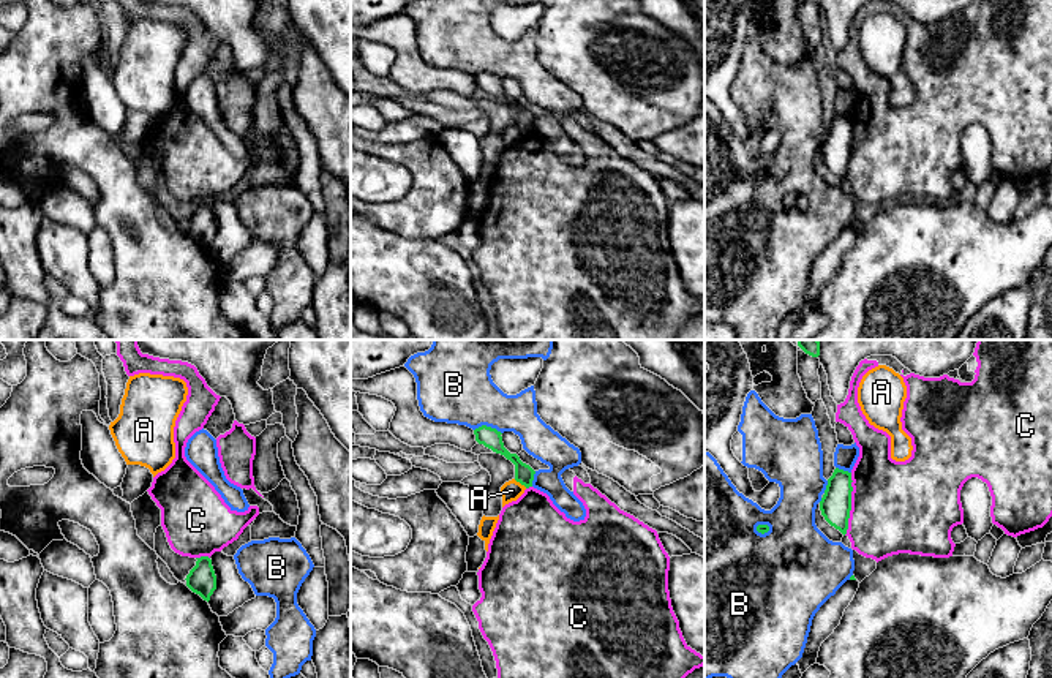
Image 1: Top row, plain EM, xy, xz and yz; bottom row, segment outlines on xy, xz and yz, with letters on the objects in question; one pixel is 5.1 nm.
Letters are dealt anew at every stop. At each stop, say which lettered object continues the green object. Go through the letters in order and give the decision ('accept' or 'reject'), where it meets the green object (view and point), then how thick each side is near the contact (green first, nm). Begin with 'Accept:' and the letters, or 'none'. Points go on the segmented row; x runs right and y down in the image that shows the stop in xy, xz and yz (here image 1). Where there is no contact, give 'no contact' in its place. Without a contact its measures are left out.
Accept: none
A: reject; meets green in xz at (520, 482); 100 nm thick on the green side, 100 nm on the other
B: reject; meets green in xz at (488, 427); 100 nm thick on the green side, 360 nm on the other
C: reject; meets green in yz at (850, 504); 160 nm thick on the green side, 460 nm on the other

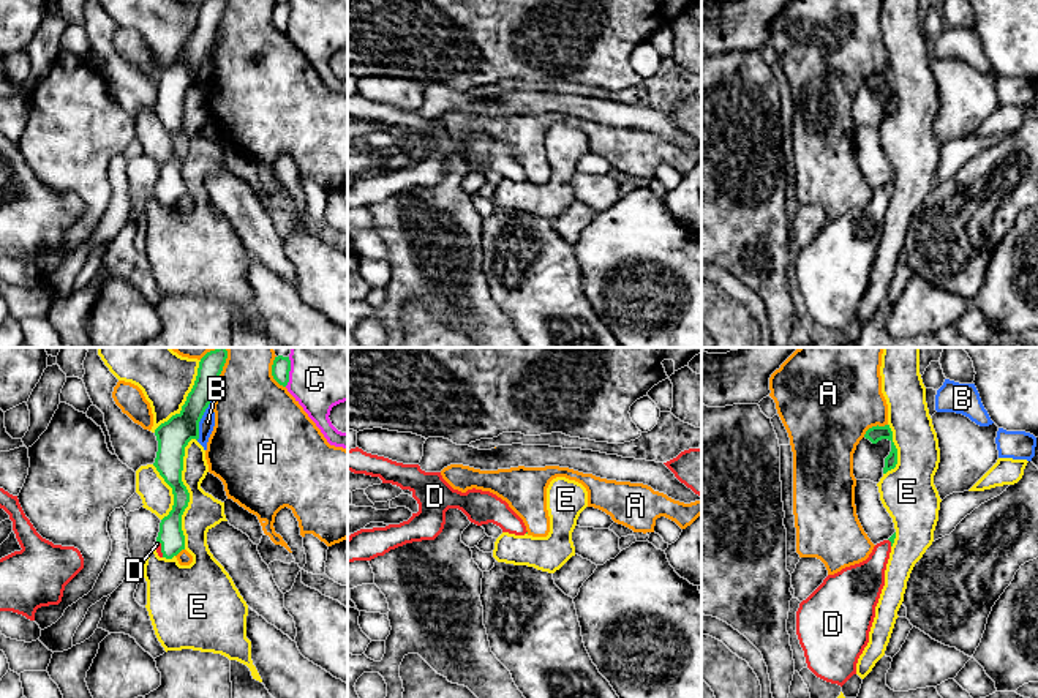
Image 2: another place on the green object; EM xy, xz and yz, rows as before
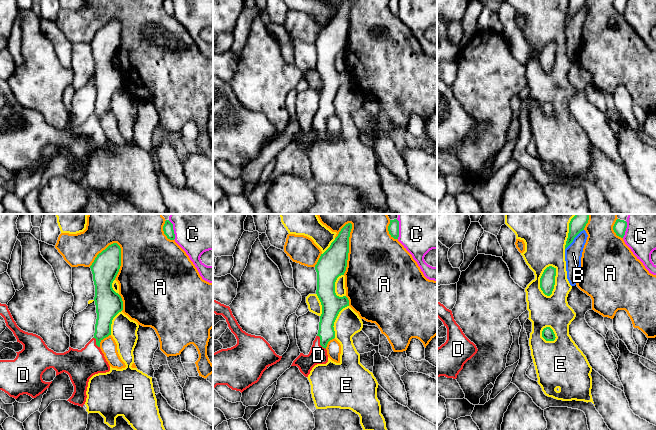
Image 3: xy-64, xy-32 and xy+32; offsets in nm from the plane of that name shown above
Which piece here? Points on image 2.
Accept: D
A: reject; meets green in yz at (874, 427); 80 nm thick on the green side, 460 nm on the other
B: reject; meets green in xy at (203, 414); 170 nm thick on the green side, 80 nm on the other
C: reject; meets green in xy at (289, 370); 100 nm thick on the green side, 460 nm on the other
D: accept; meets green in xy at (161, 548); 130 nm thick on the green side, 30 nm on the other
E: reject; meets green in xy at (188, 493); 140 nm thick on the green side, 180 nm on the other

